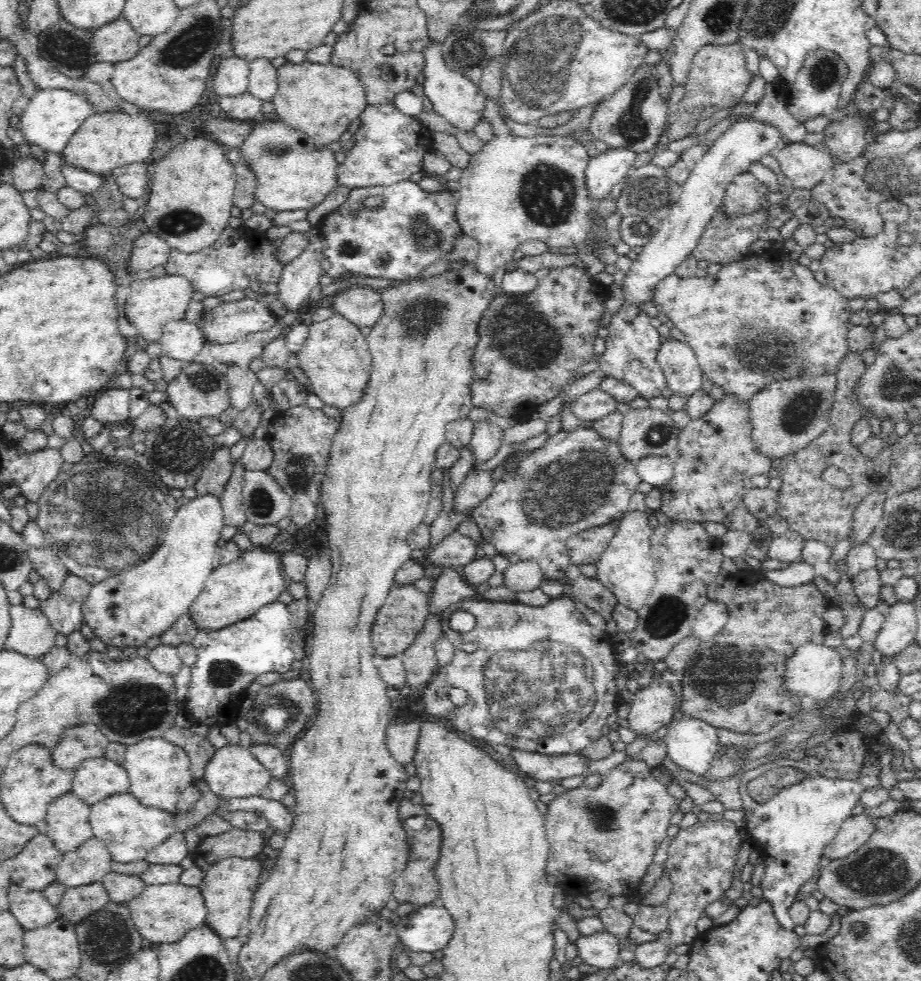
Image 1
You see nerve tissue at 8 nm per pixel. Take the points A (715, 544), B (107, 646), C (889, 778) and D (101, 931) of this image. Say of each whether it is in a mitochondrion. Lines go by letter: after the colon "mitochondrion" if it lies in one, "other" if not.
A: other
B: other
C: other
D: mitochondrion

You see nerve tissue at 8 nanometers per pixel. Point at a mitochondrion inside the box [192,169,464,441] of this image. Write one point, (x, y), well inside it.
(413, 323)

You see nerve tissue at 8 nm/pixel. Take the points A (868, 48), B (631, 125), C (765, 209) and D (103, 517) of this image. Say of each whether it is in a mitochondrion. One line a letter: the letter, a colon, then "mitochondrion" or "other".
A: other
B: mitochondrion
C: other
D: mitochondrion

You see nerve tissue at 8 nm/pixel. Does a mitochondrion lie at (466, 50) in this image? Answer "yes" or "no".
yes

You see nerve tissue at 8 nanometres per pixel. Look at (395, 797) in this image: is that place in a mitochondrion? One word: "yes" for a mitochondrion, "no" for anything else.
no

